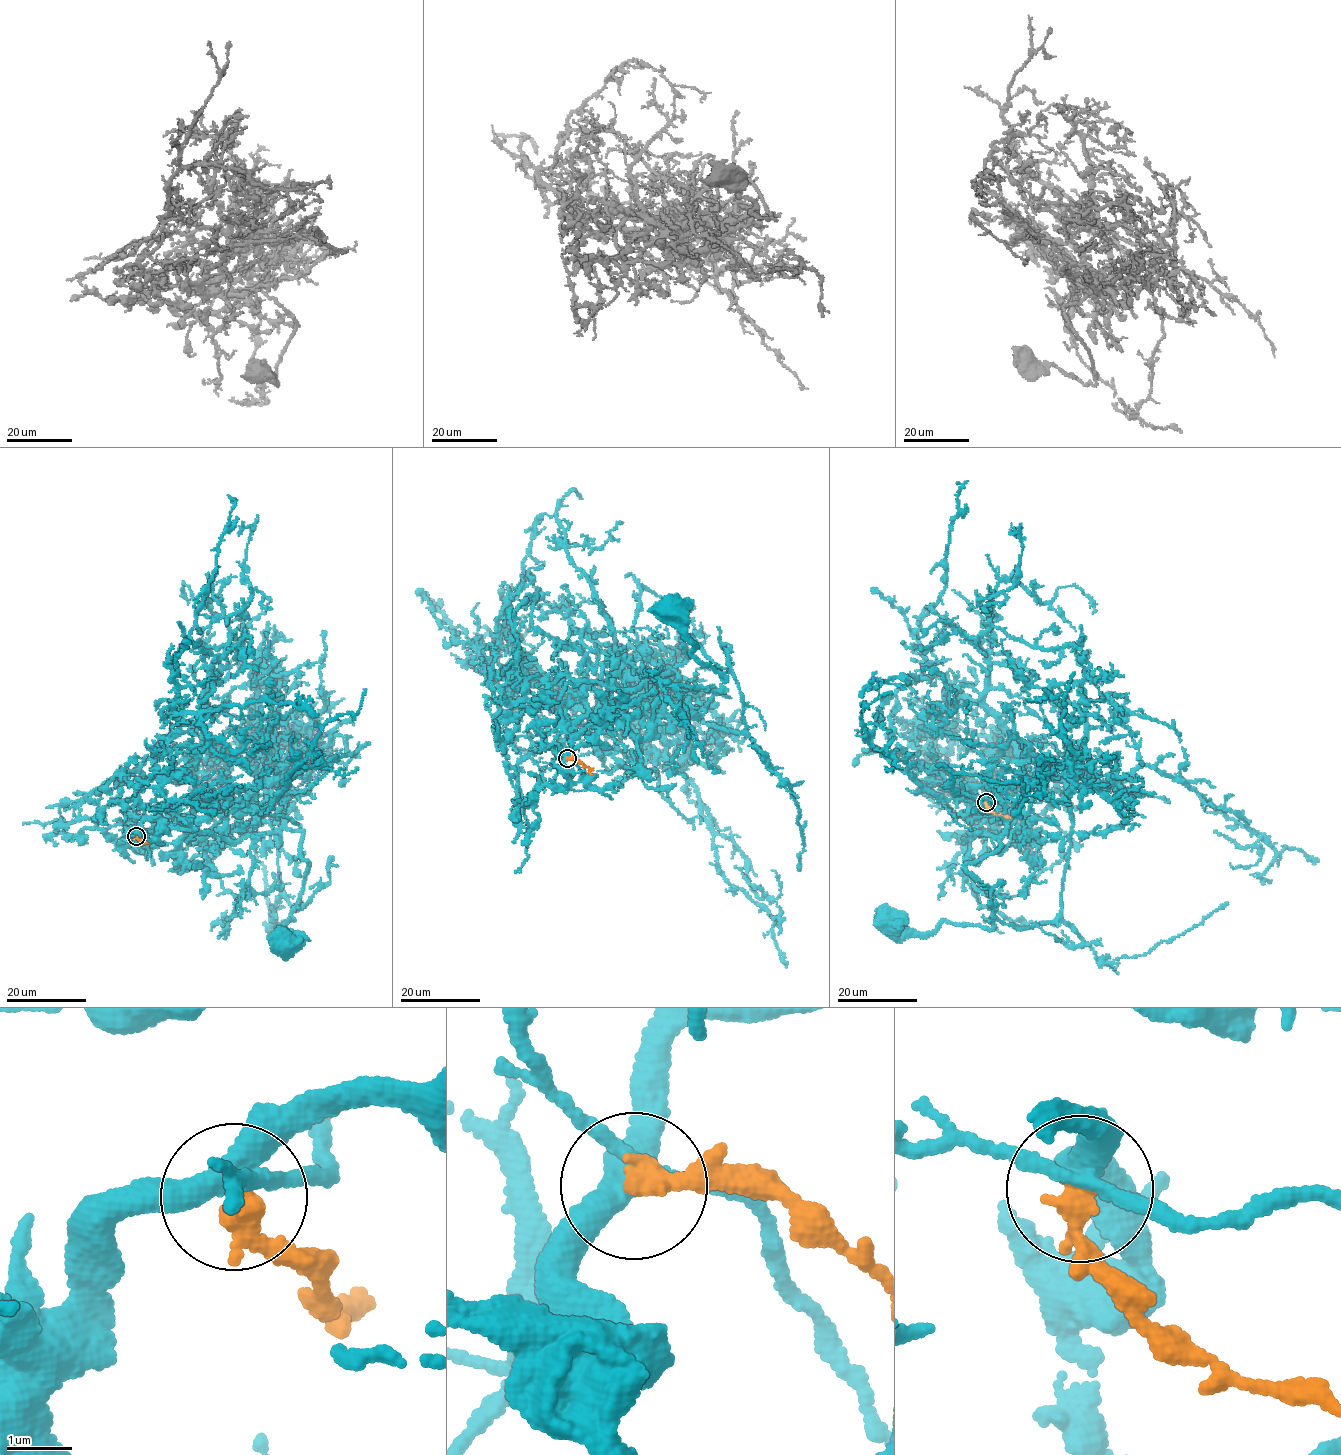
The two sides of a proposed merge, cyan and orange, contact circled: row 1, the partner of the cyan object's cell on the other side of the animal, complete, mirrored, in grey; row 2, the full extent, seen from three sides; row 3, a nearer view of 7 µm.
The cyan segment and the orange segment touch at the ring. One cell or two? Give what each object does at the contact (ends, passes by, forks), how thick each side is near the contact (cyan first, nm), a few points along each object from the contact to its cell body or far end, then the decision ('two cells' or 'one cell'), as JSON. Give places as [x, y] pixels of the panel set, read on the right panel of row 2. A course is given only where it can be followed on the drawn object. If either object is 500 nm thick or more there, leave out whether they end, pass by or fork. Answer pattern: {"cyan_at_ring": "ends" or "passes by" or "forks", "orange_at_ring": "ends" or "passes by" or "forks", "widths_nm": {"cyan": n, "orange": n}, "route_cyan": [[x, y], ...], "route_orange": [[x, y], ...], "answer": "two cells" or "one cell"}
{"cyan_at_ring": "forks", "orange_at_ring": "ends", "widths_nm": {"cyan": 320, "orange": 400}, "route_cyan": [[985, 801], [975, 794], [988, 817], [976, 831], [1002, 844], [964, 866], [987, 891], [993, 926], [888, 926]], "route_orange": [[985, 801], [993, 812], [1010, 818]], "answer": "two cells"}

